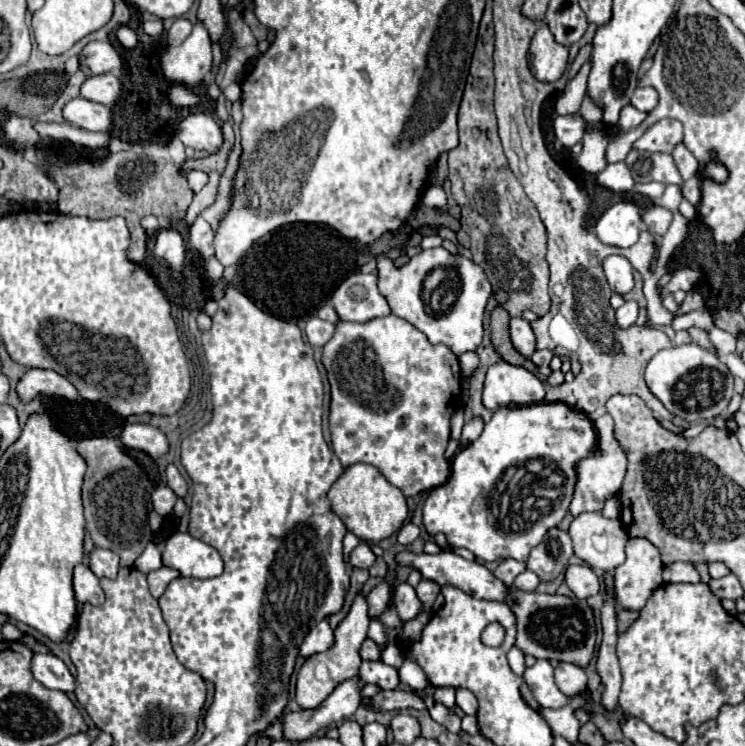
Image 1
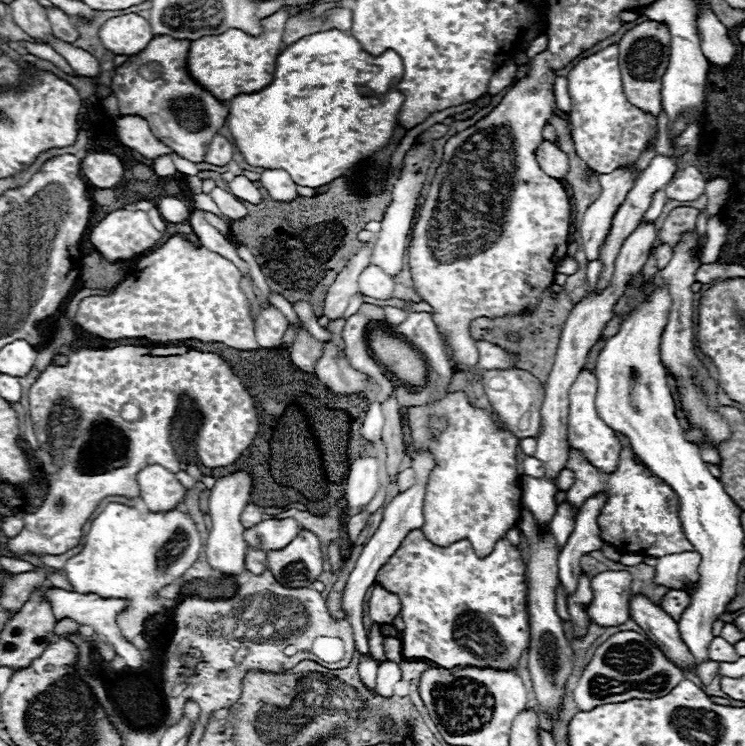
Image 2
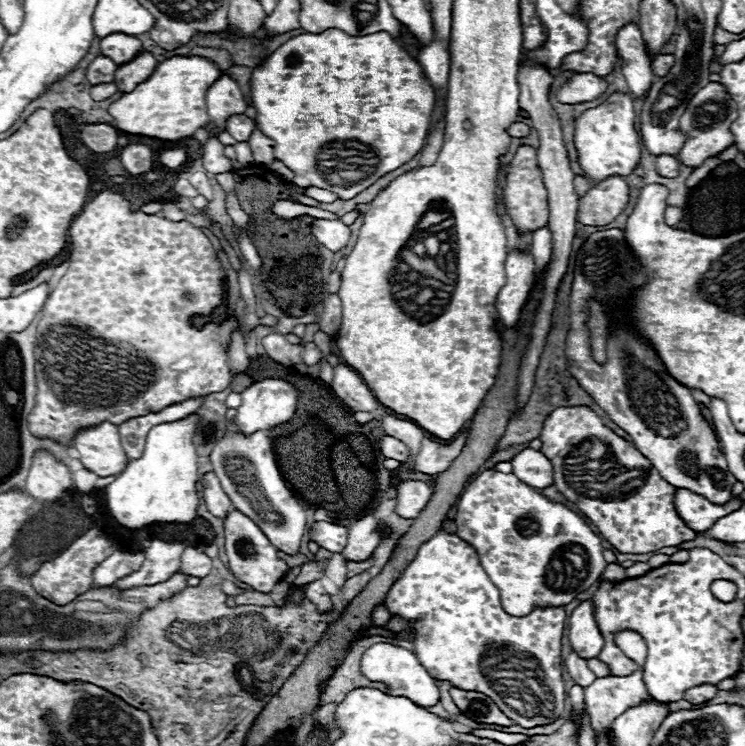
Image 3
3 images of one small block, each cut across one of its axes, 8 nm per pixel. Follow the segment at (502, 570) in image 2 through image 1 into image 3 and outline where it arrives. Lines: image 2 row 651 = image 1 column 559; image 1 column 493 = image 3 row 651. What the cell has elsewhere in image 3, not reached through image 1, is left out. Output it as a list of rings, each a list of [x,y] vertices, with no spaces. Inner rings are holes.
[[[438,532],[434,538],[430,538],[428,542],[424,542],[416,554],[416,558],[408,564],[406,572],[398,578],[398,582],[390,588],[384,604],[388,606],[390,614],[400,614],[404,618],[410,620],[410,630],[412,630],[412,644],[414,644],[414,654],[416,658],[422,662],[422,666],[426,666],[428,674],[436,680],[448,680],[452,686],[460,688],[460,690],[476,690],[482,692],[486,696],[490,696],[496,706],[508,716],[512,718],[518,726],[522,728],[534,728],[534,726],[544,726],[544,724],[552,724],[554,720],[558,720],[564,712],[564,700],[566,700],[566,690],[564,690],[564,682],[562,682],[562,636],[564,636],[564,622],[566,622],[566,614],[564,608],[536,608],[532,610],[528,616],[510,616],[504,612],[502,604],[500,604],[500,596],[496,586],[490,582],[486,570],[482,568],[478,554],[474,552],[474,548],[470,544],[466,544],[464,540],[460,540],[456,534],[446,534],[446,532]],[[506,698],[518,698],[526,704],[526,716],[518,714],[512,706],[508,706],[504,700]]]

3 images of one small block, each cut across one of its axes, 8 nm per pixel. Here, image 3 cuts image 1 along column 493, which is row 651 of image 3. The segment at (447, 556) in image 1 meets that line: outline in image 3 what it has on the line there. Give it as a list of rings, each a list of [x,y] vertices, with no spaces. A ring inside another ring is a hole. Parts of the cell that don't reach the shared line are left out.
[[[590,600],[578,604],[572,610],[568,618],[568,642],[570,642],[570,648],[580,658],[586,658],[586,660],[598,658],[604,646],[604,638],[596,626]]]

